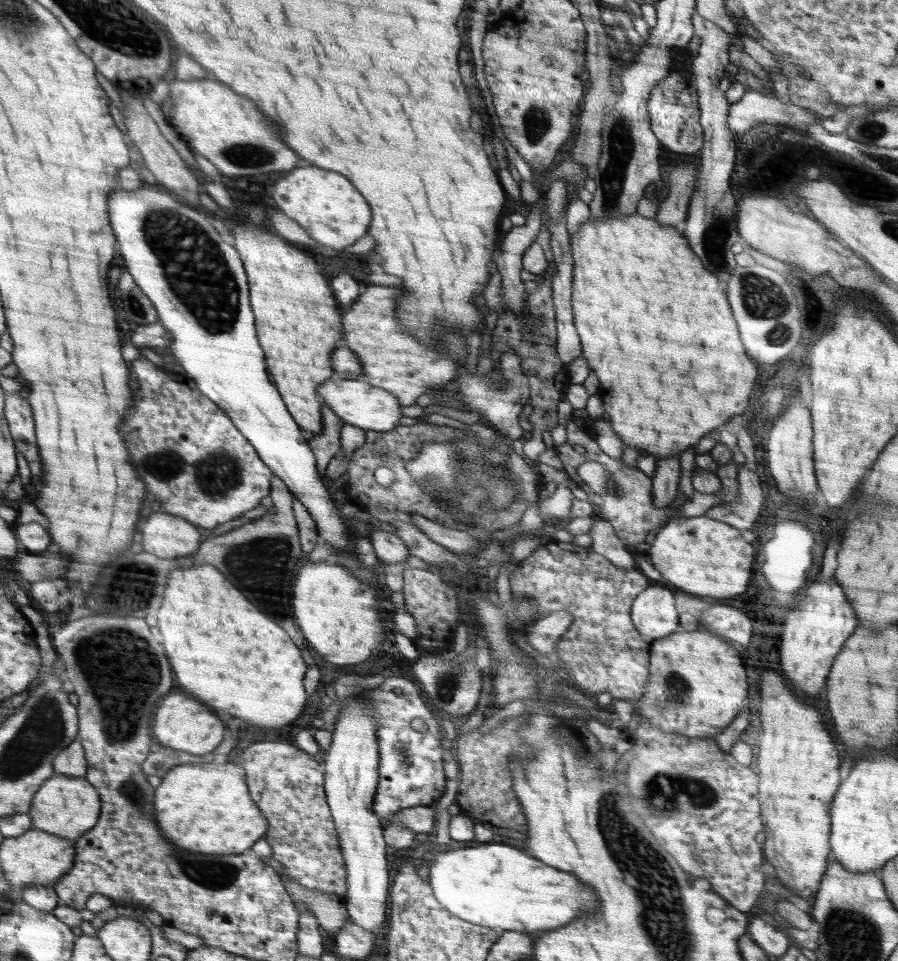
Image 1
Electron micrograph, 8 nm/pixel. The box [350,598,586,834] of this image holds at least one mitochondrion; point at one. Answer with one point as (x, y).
(445, 685)

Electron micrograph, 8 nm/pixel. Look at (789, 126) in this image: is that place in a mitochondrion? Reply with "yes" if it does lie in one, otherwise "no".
no

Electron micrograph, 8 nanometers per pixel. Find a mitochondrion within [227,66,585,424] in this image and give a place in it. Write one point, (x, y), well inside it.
(536, 122)

